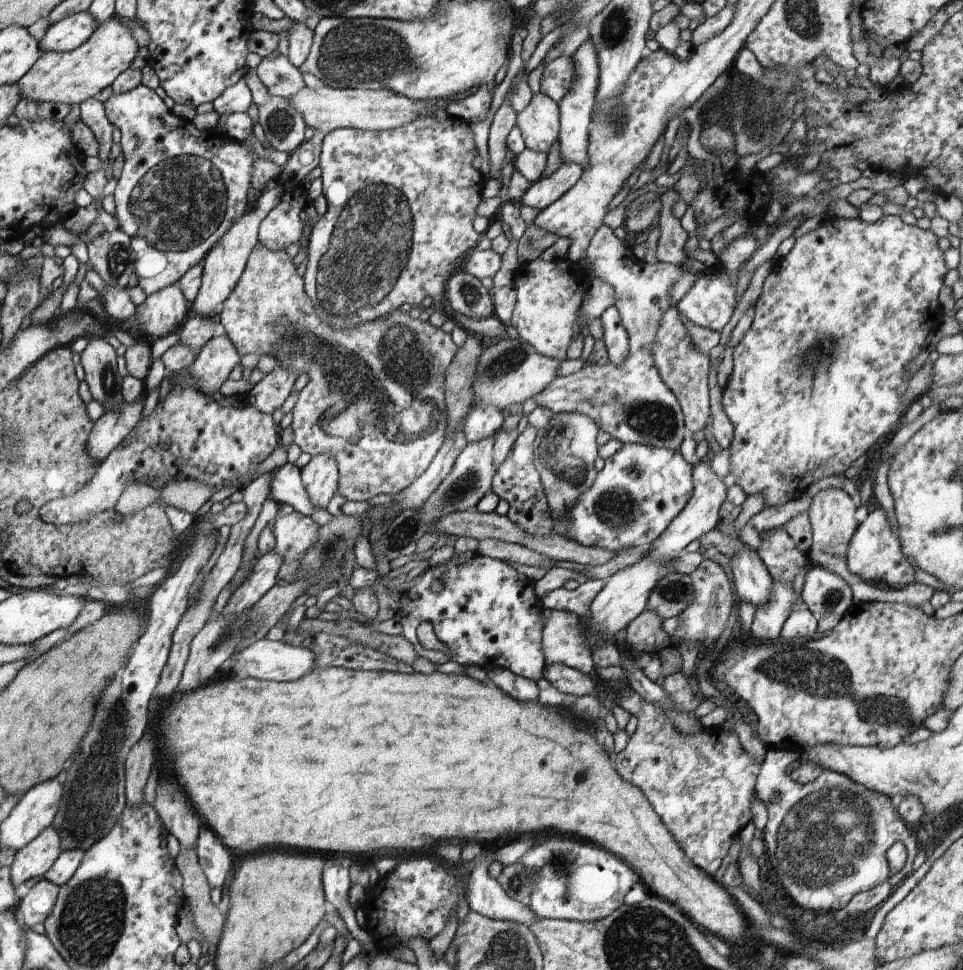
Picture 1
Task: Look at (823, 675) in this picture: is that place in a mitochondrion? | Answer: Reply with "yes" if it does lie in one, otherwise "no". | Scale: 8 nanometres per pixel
yes

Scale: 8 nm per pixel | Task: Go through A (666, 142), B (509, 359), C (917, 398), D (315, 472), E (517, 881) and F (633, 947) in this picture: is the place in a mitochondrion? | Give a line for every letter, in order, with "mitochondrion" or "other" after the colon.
A: other
B: mitochondrion
C: other
D: other
E: mitochondrion
F: mitochondrion

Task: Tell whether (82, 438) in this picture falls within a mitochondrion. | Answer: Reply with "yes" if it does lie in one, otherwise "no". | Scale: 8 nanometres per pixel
no

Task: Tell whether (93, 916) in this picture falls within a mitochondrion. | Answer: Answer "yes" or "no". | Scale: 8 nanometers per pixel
yes

